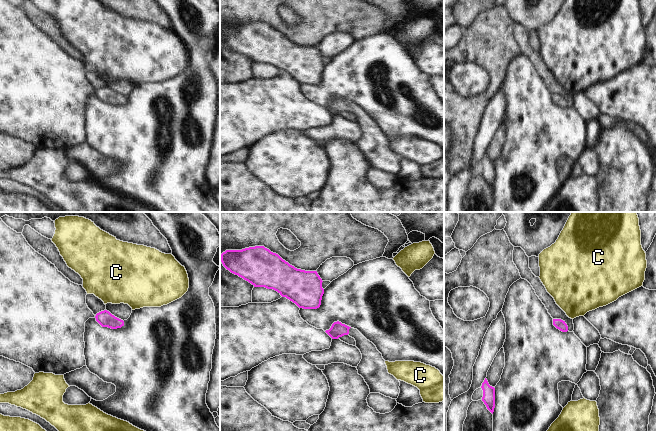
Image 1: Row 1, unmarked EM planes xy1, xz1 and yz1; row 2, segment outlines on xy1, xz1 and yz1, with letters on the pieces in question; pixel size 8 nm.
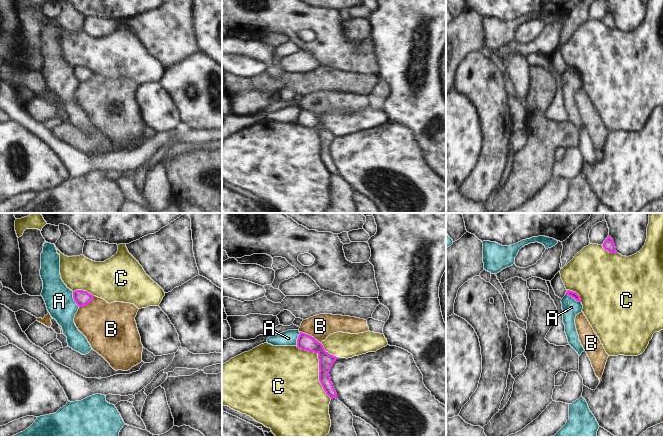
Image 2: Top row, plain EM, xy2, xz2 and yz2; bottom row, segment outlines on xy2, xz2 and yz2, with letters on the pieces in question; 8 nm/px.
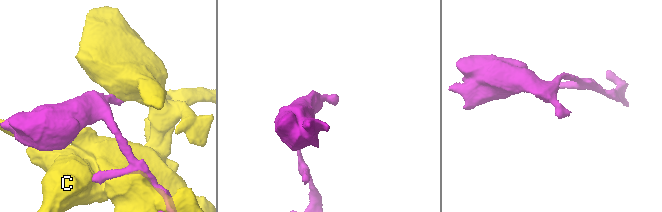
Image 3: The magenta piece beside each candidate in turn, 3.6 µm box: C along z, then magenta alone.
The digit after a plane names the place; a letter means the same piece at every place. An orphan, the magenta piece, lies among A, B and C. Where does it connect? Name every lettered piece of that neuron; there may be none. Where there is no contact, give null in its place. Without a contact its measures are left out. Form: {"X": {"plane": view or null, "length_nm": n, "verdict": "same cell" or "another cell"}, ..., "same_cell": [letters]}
{"A": {"plane": "xy2", "length_nm": 140, "verdict": "another cell"}, "B": {"plane": "xz2", "length_nm": 190, "verdict": "another cell"}, "C": {"plane": "xz2", "length_nm": 500, "verdict": "another cell"}, "same_cell": []}

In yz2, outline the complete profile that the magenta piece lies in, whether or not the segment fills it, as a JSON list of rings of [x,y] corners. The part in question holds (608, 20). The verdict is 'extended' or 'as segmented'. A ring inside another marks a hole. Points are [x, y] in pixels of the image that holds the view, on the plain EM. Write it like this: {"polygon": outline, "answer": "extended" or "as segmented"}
{"polygon": [[[608,11],[606,16],[603,19],[603,24],[607,26],[609,29],[617,29],[615,20],[613,18],[613,15]]], "answer": "as segmented"}

